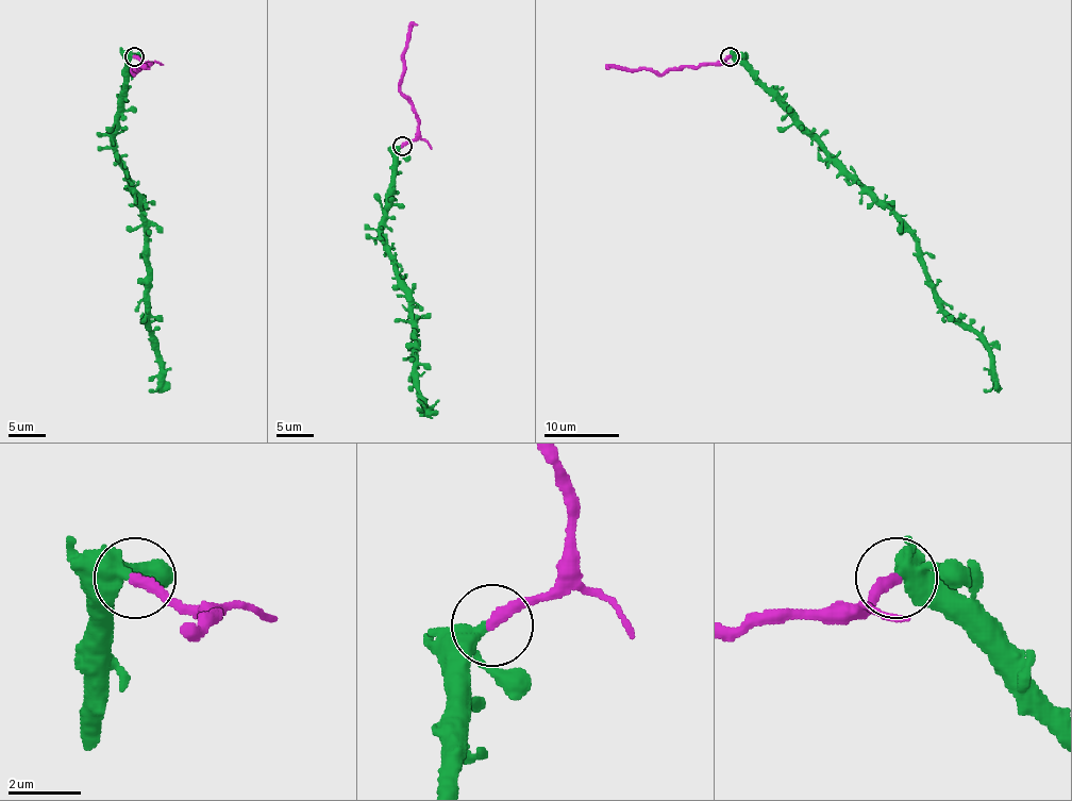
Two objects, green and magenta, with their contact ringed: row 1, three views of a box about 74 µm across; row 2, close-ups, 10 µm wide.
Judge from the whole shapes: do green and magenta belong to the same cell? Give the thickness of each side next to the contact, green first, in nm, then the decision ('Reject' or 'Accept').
Thickness 380 nm (green) against 320 nm. Reject

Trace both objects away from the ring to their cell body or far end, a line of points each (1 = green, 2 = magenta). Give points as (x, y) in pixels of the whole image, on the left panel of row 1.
1: (133, 56), (114, 150), (140, 205), (146, 234), (148, 331), (161, 359), (158, 387), (149, 388)
2: (134, 56), (149, 64), (133, 71), (138, 67), (149, 69)

